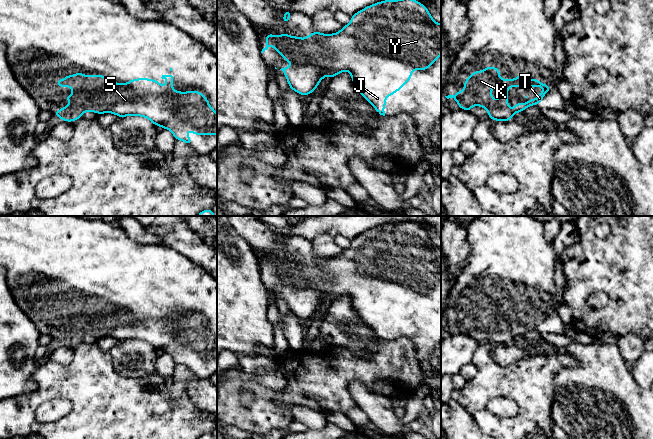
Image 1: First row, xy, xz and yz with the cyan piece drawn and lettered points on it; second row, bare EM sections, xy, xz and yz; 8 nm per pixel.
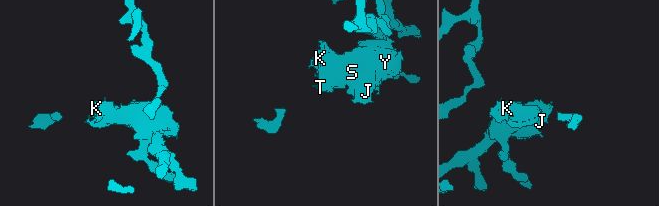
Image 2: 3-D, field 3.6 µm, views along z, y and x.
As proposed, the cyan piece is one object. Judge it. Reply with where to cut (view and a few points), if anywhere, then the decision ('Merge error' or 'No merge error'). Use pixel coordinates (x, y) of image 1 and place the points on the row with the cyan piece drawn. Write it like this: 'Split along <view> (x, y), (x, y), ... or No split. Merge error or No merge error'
No split. No merge error

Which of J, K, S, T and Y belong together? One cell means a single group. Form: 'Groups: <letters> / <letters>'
Groups: J K S T Y

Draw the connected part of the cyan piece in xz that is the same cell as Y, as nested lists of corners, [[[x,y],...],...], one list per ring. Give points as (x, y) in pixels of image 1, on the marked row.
[[[385,0],[369,5],[352,15],[351,22],[337,33],[324,34],[314,31],[306,38],[285,33],[274,36],[270,33],[265,39],[266,47],[261,53],[273,46],[286,62],[293,64],[292,67],[280,69],[284,72],[290,90],[299,95],[310,95],[324,77],[330,76],[332,79],[341,72],[348,71],[356,89],[383,116],[386,97],[400,91],[409,82],[413,70],[427,70],[441,55],[441,24],[437,23],[427,7],[417,0]]]

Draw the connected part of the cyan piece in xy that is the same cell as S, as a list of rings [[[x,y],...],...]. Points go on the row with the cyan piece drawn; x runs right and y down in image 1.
[[[78,71],[75,75],[57,80],[58,87],[71,87],[73,93],[65,96],[69,105],[54,111],[53,115],[67,122],[80,119],[86,111],[112,113],[119,118],[141,116],[149,119],[155,126],[170,130],[176,140],[189,145],[193,141],[186,134],[187,131],[192,131],[194,135],[217,135],[217,113],[209,105],[209,100],[200,91],[175,91],[172,75],[162,75],[161,78],[168,80],[164,86],[157,80],[146,79],[144,76],[131,79],[128,83],[115,83],[104,75],[83,75]]]

